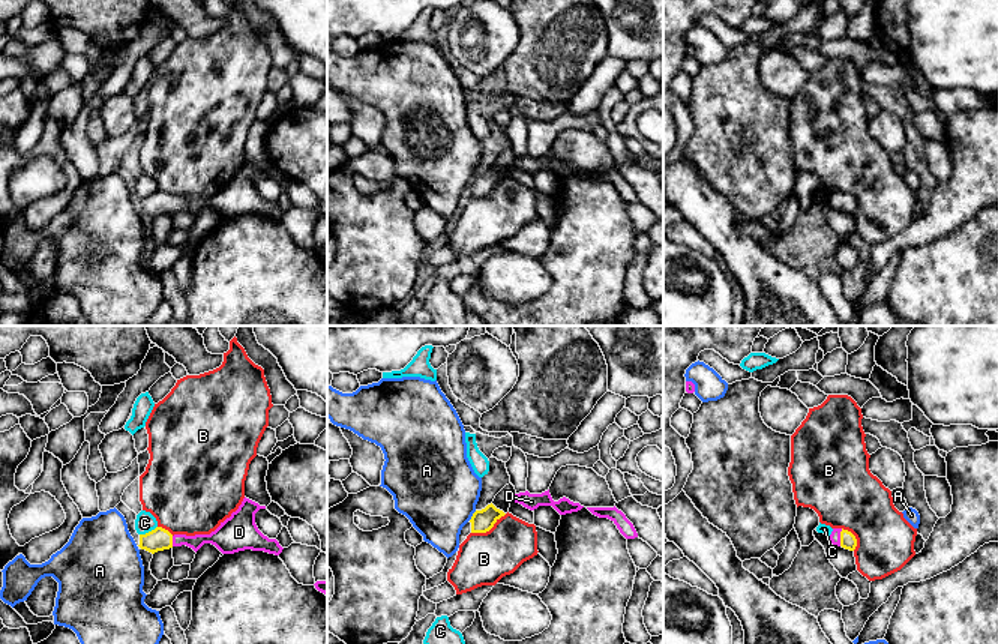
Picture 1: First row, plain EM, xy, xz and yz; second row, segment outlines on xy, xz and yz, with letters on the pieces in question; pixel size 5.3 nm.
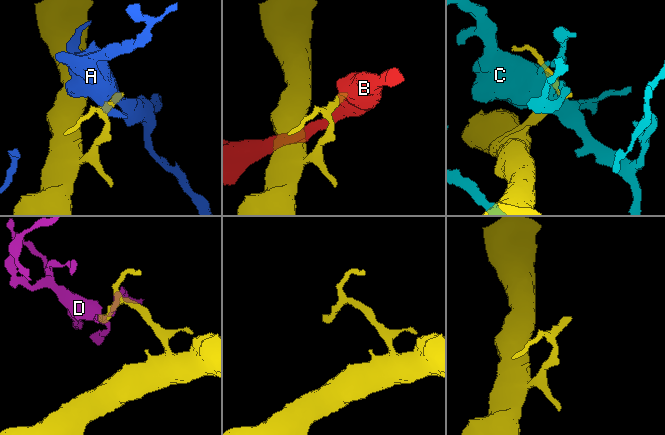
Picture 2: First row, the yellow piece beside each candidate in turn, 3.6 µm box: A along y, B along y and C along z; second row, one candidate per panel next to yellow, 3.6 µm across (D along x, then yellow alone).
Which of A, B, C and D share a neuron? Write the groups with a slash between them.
A / B / C / D

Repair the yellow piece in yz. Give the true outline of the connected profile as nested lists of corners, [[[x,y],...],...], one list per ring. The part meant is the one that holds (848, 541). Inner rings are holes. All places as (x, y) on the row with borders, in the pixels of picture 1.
[[[833,528],[830,534],[830,540],[836,546],[842,546],[845,549],[854,551],[857,546],[857,539],[855,536],[843,528]]]

